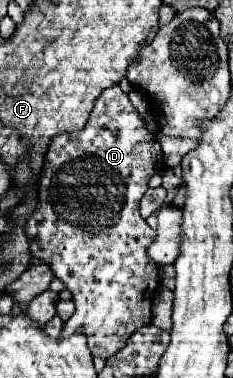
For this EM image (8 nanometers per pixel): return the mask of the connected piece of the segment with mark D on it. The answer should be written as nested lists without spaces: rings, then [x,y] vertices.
[[[115,83],[113,87],[109,87],[107,91],[101,91],[101,95],[95,99],[91,117],[87,121],[87,125],[81,131],[71,131],[71,133],[61,133],[55,135],[49,143],[49,151],[45,155],[45,163],[41,169],[41,177],[39,177],[39,203],[37,209],[33,211],[33,215],[29,217],[29,221],[25,223],[25,233],[31,245],[31,255],[43,263],[47,263],[53,271],[53,275],[57,279],[61,279],[65,283],[65,287],[71,291],[73,295],[73,303],[75,303],[75,313],[71,315],[71,319],[65,323],[63,327],[63,335],[61,337],[69,337],[73,333],[85,333],[87,341],[89,341],[89,349],[93,355],[99,355],[103,359],[115,355],[125,341],[129,339],[129,335],[133,331],[137,331],[143,325],[151,323],[151,307],[153,307],[153,297],[159,289],[159,267],[147,257],[147,247],[151,245],[151,241],[155,239],[155,231],[145,223],[145,219],[139,215],[139,201],[141,195],[147,191],[149,187],[149,179],[153,177],[153,173],[157,173],[161,169],[161,147],[155,141],[155,137],[149,133],[149,129],[145,127],[143,119],[139,117],[137,109],[131,105],[127,93]]]

